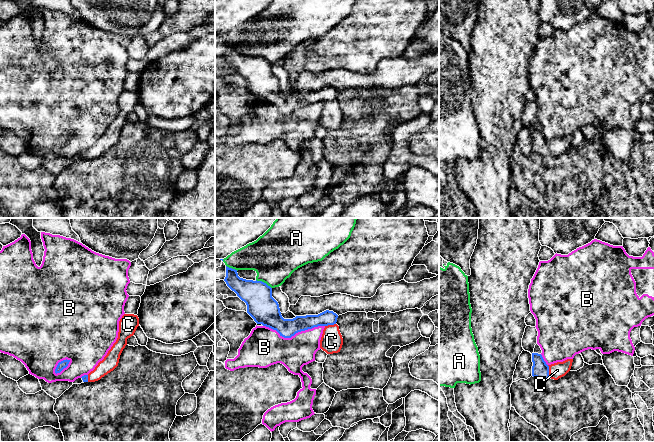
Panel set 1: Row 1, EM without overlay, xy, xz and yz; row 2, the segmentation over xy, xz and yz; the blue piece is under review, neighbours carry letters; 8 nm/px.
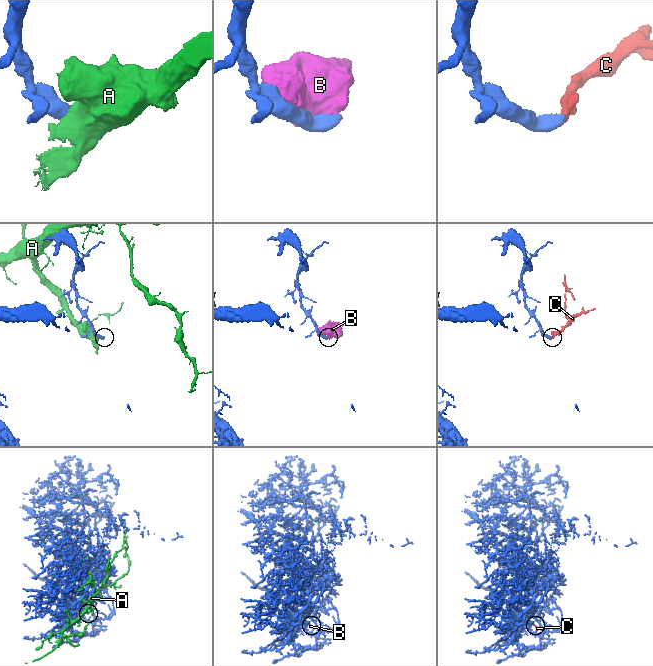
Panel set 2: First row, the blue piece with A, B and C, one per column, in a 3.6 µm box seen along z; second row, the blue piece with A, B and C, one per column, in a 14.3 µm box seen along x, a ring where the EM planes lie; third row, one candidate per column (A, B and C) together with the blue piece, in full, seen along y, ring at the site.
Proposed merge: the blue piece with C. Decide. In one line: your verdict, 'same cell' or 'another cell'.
same cell

